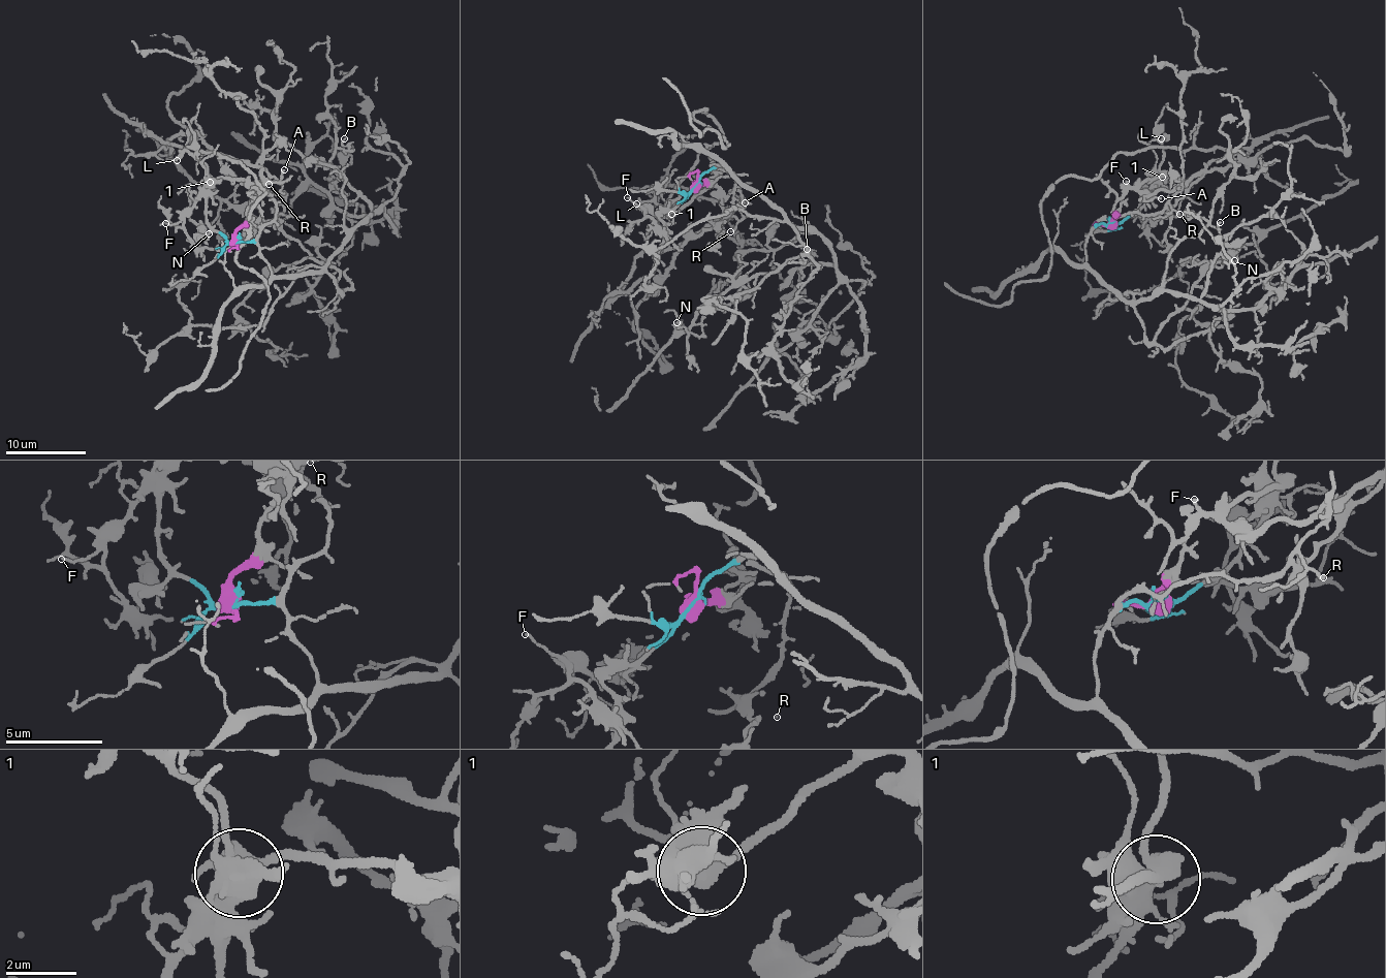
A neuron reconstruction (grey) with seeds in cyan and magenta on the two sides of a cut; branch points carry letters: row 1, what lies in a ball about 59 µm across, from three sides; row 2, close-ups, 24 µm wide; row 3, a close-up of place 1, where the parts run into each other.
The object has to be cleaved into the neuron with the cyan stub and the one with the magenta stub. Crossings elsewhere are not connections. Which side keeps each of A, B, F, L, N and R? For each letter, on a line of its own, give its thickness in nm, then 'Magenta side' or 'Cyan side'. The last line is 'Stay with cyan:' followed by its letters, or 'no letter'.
A: Thickness 140 nm. Magenta side
B: Thickness 120 nm. Cyan side
F: Thickness 90 nm. Magenta side
L: Thickness 280 nm. Magenta side
N: Thickness 170 nm. Cyan side
R: Thickness 90 nm. Cyan side
Stay with cyan: B, N, R

